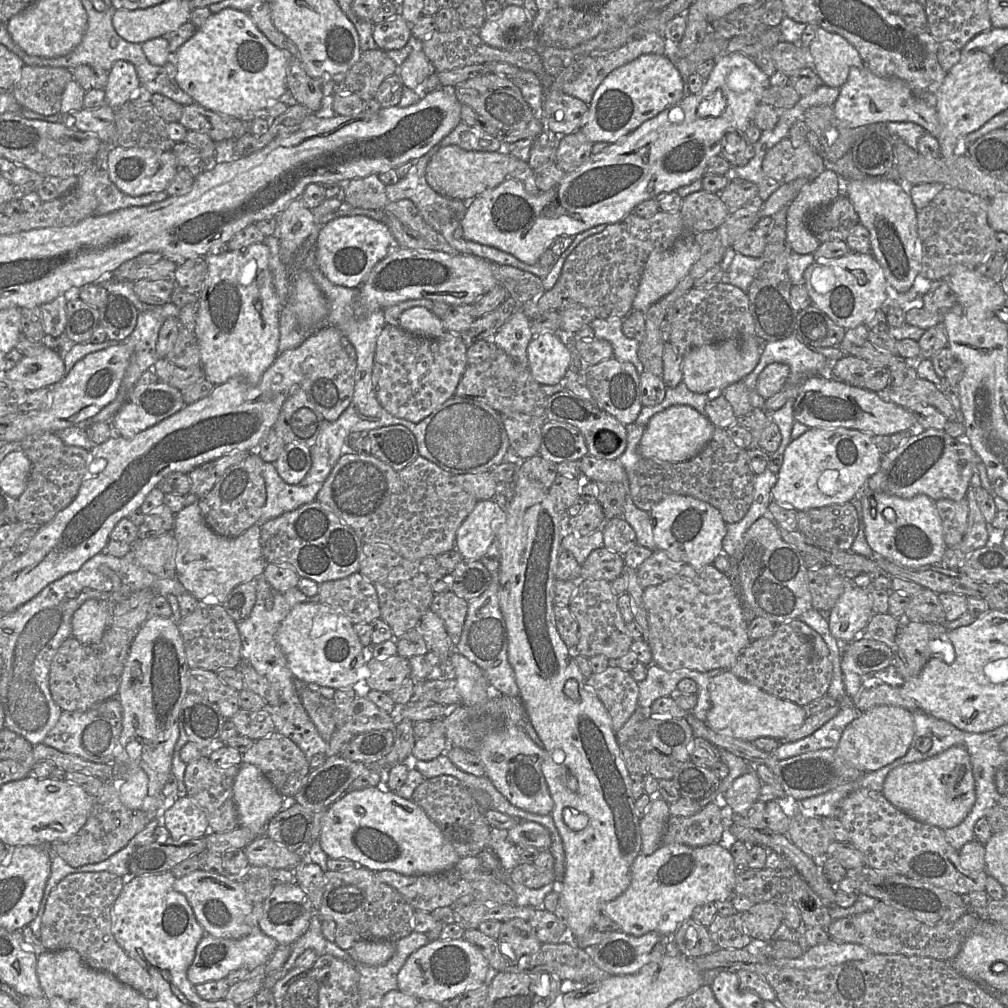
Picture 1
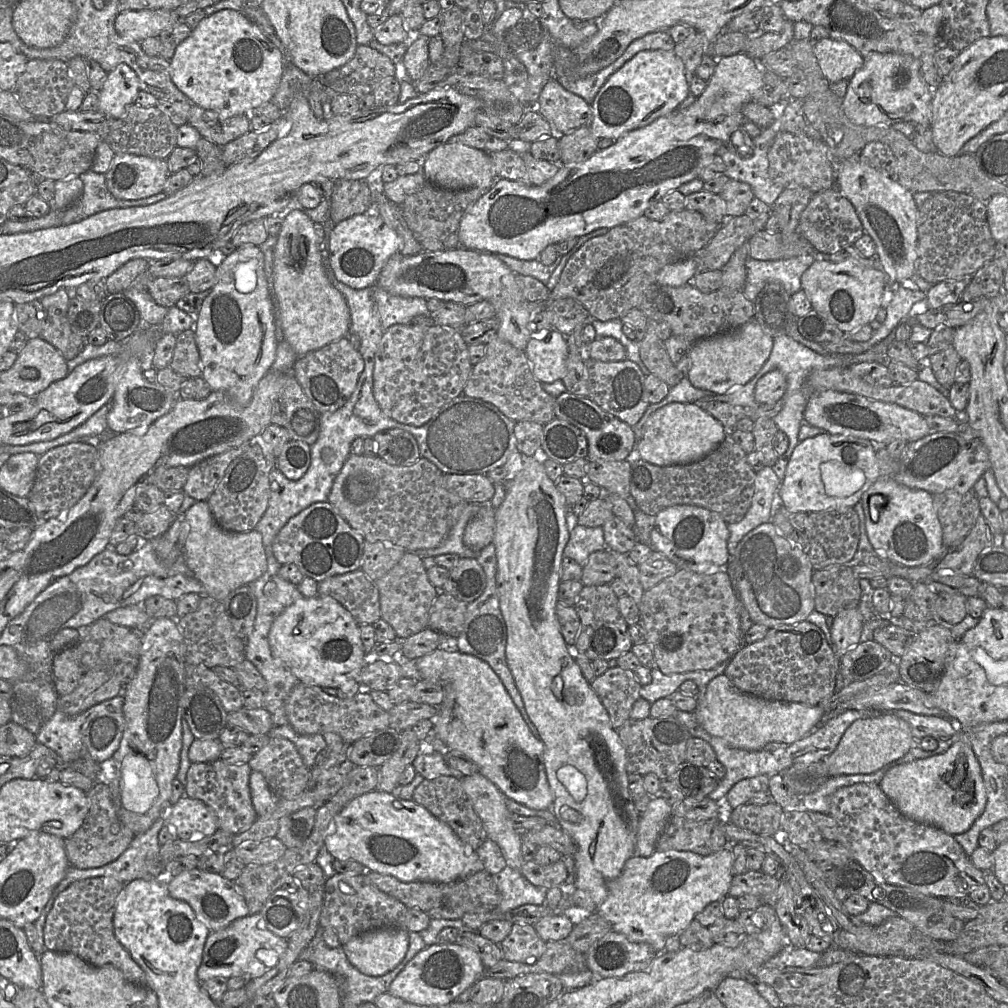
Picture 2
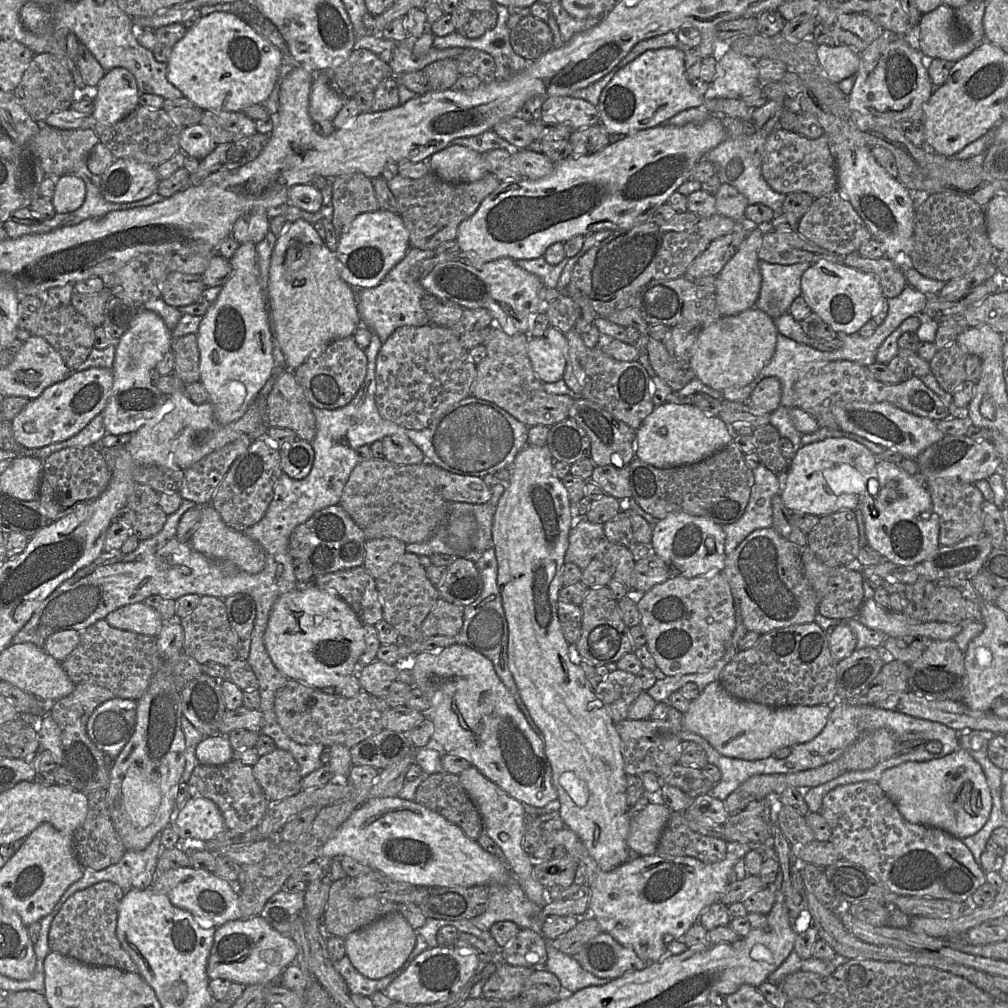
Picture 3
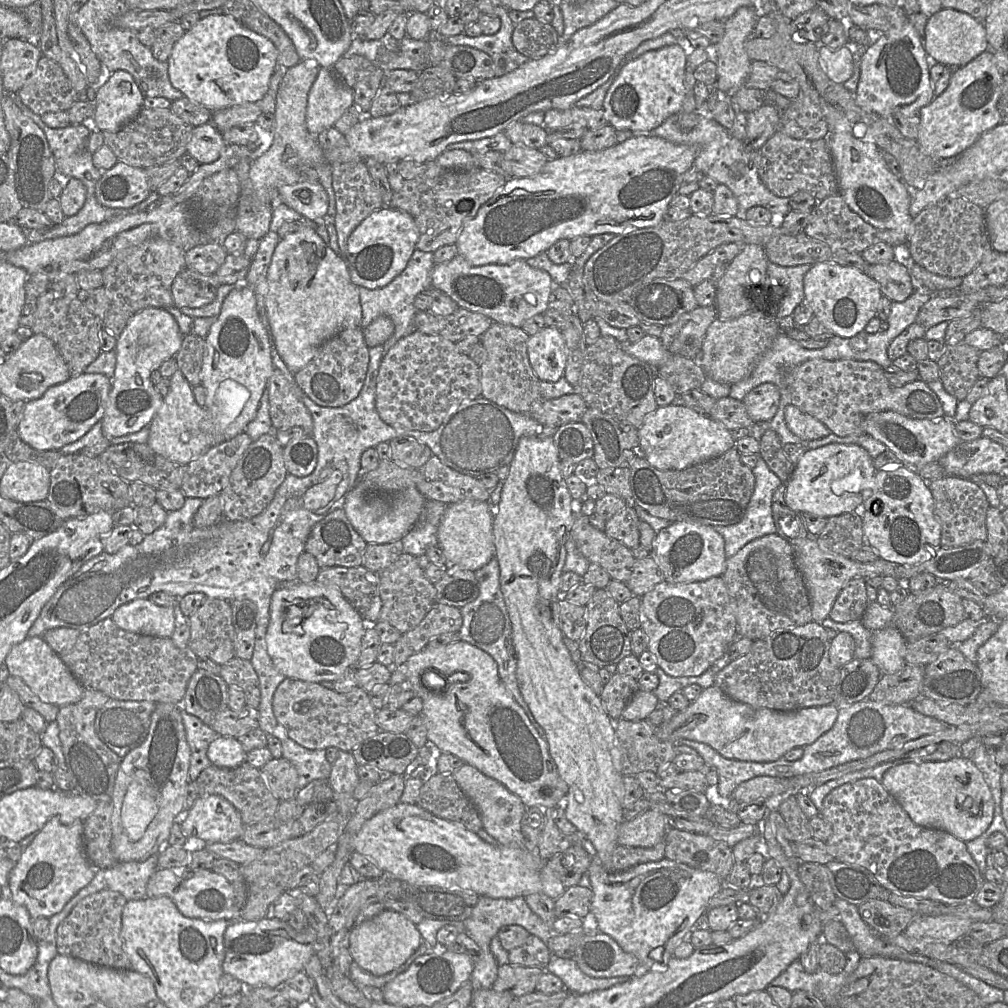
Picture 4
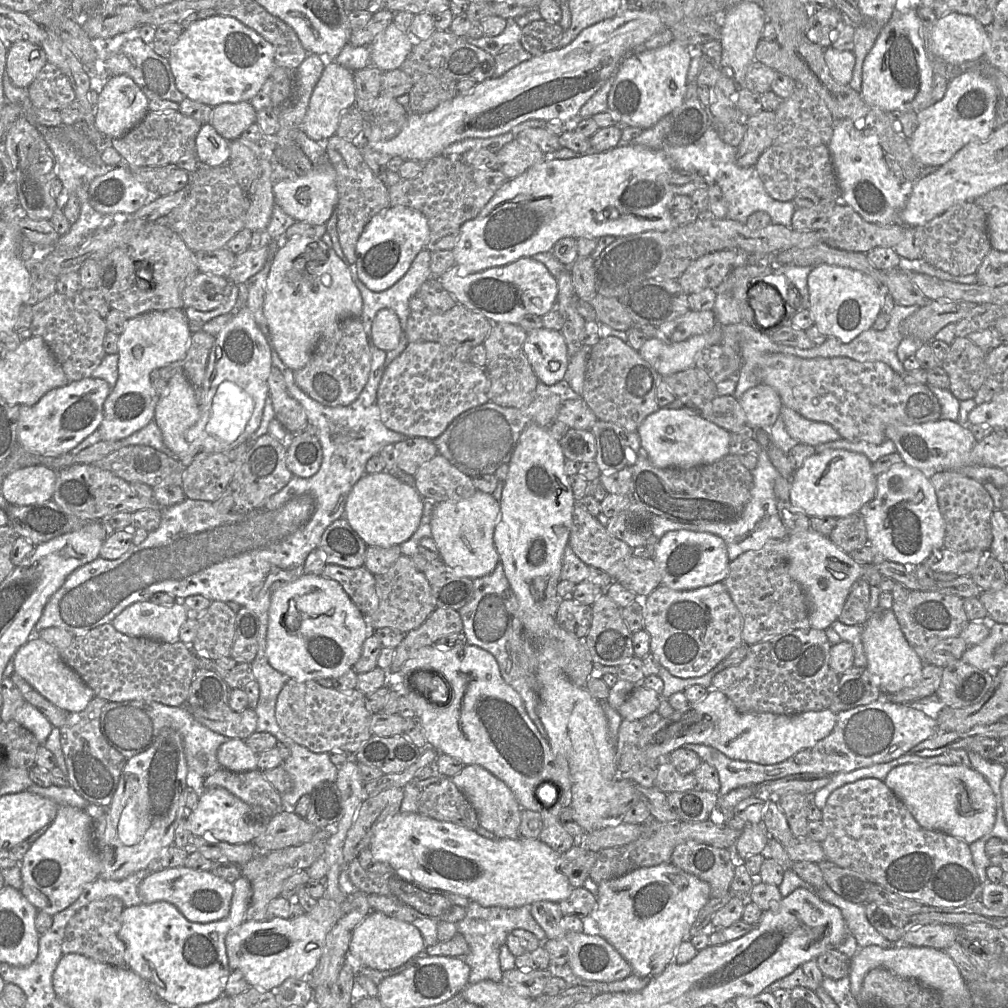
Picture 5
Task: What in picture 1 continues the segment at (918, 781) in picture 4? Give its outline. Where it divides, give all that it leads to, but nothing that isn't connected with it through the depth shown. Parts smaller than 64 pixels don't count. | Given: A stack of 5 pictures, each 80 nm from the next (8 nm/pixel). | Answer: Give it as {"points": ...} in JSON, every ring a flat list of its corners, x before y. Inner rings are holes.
{"points":[[956,745,948,750,927,758,892,769,883,784,883,796,899,811,913,819,942,830,959,825,968,815,975,803,975,782,969,754,964,746]]}

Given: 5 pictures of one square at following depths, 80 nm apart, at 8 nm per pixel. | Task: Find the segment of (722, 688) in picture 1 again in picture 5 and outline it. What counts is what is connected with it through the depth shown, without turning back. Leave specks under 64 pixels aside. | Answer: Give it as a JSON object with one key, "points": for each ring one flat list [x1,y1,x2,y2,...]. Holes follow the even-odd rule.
{"points":[[708,689,707,695,697,701,688,703,684,708,663,718,652,727,644,727,640,736,640,747,648,757,657,759,669,756,674,750,685,744,704,744,714,747,734,760,752,761,762,765,776,764,792,758,804,749,811,749,821,739,827,737,836,724,836,714,828,709,820,711,807,711,795,715,780,715,774,713,742,712,721,691]]}

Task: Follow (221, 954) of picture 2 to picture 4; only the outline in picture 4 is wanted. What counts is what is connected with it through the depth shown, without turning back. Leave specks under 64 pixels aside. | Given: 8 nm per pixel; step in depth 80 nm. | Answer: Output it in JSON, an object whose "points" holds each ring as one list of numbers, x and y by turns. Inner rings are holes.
{"points":[[275,918,230,922,224,933,223,972,240,980,245,987,279,989,284,981,303,971,315,953,315,940,316,935,309,926,305,932,297,932,287,922]]}

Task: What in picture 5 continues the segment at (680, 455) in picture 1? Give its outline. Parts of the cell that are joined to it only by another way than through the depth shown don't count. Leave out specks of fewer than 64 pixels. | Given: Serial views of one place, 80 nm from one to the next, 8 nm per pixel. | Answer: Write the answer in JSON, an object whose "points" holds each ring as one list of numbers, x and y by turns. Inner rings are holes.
{"points":[[659,408,637,430,642,454,661,469,690,469,714,463,731,452,730,433,687,409]]}

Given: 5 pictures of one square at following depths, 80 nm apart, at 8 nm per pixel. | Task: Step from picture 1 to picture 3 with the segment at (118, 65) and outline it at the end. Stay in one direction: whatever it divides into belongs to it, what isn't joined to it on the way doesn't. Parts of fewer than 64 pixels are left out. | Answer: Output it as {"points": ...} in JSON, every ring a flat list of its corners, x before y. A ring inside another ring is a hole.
{"points":[[109,70,97,85,94,121,102,125,117,123,139,106,139,96,136,79,129,70]]}

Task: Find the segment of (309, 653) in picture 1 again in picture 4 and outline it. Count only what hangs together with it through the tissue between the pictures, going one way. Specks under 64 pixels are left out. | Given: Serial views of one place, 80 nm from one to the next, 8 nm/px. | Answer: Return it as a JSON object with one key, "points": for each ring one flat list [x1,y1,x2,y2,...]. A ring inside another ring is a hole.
{"points":[[316,581,280,583,271,597,270,618,265,637,267,653,285,677,312,683,334,682,340,679,348,668,354,668,367,626,371,625,364,622,335,586,323,585]]}

